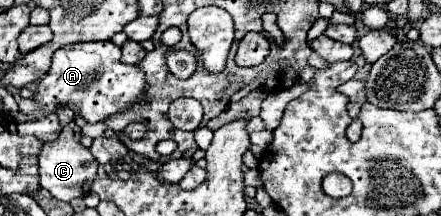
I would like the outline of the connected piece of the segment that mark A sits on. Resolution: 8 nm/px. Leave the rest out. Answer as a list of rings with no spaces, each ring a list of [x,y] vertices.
[[[90,41],[62,47],[54,53],[52,65],[46,77],[38,83],[34,99],[42,103],[44,111],[50,113],[58,105],[68,105],[76,115],[88,123],[104,121],[106,117],[126,109],[130,103],[140,99],[144,89],[144,73],[134,65],[120,63],[120,49],[112,41]]]

